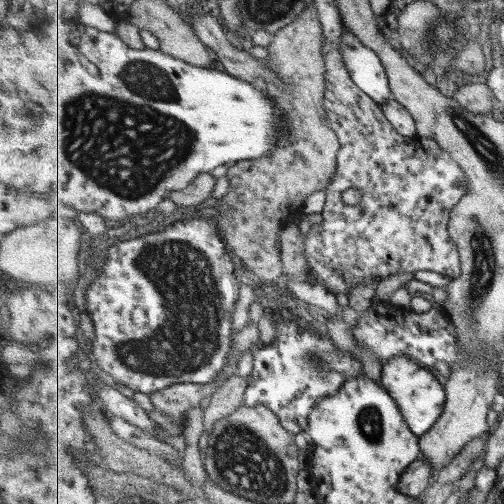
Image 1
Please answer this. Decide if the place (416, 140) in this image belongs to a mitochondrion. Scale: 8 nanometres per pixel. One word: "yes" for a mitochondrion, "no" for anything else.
no

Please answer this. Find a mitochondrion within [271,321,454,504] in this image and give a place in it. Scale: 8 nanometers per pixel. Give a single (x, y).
(370, 422)

